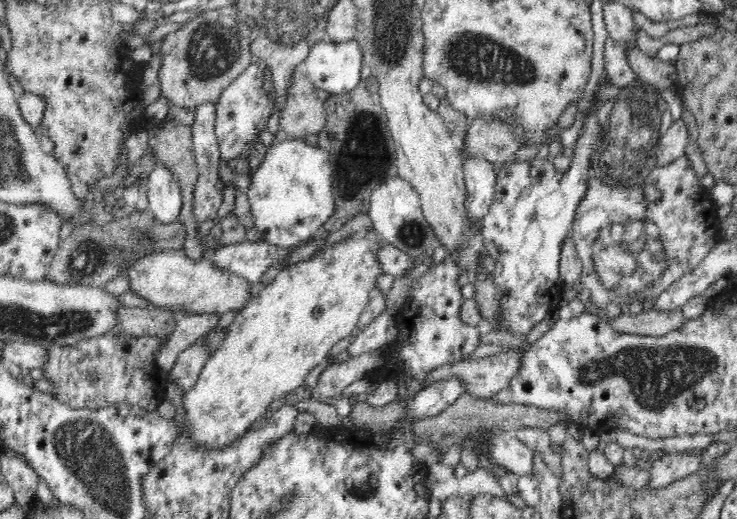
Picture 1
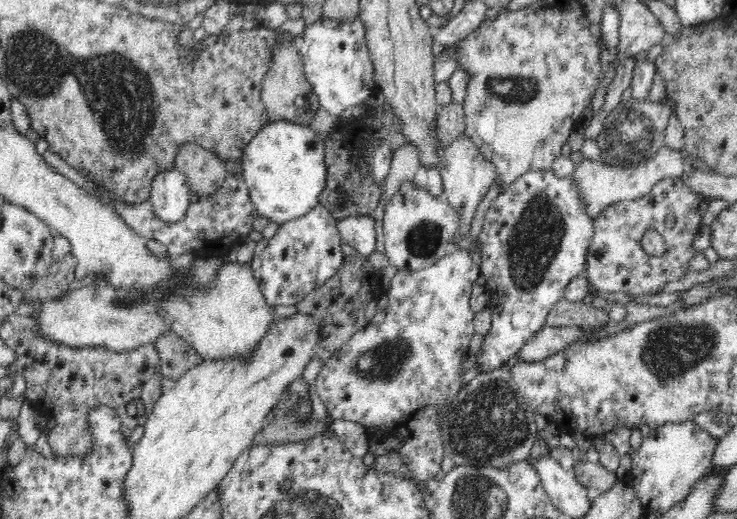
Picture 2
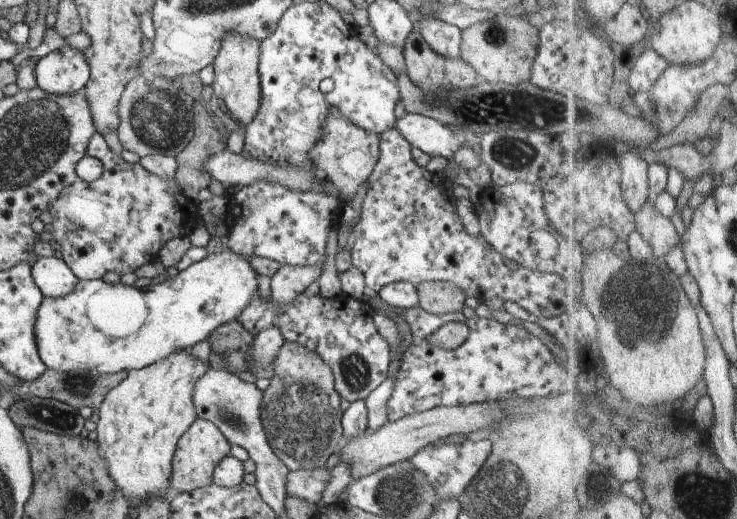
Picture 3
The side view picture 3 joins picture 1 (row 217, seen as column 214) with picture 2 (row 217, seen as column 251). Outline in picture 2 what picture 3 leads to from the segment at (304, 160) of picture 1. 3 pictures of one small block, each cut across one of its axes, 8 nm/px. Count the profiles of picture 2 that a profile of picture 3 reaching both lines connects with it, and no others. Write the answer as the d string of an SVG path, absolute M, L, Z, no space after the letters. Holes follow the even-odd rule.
M274 120L260 128L248 142L241 158L244 183L257 215L284 225L308 215L326 187L323 136L316 128L289 120Z

